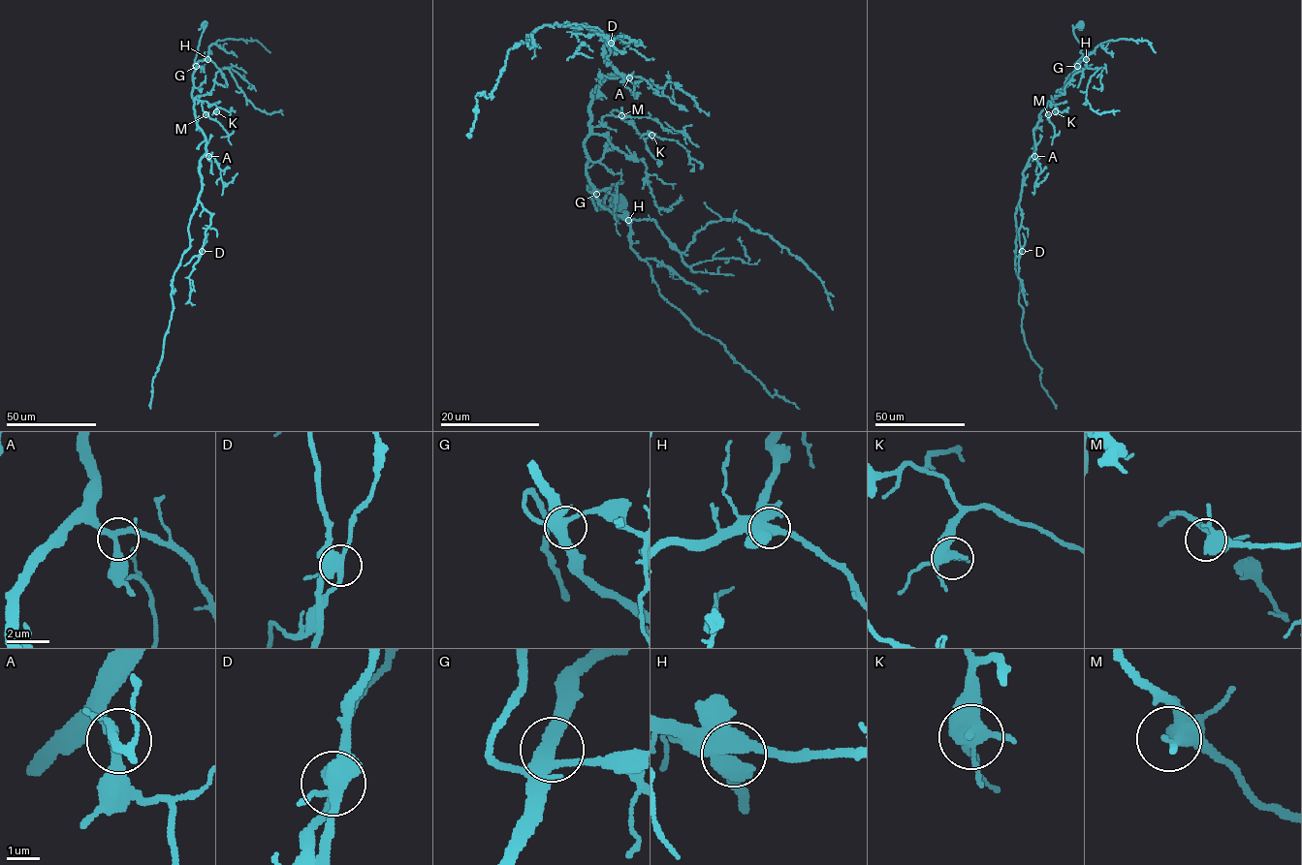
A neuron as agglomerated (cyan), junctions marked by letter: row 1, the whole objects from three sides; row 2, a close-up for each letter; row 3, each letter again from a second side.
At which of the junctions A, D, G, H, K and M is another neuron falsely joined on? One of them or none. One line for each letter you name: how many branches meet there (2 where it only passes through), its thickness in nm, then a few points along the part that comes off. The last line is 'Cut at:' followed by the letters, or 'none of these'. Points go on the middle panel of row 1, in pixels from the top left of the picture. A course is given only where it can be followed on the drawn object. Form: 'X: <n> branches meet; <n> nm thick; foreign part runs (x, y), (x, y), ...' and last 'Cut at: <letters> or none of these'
D: 5 branches meet; 400 nm thick; foreign part runs (611, 43), (593, 27), (583, 24), (563, 27)
Cut at: D

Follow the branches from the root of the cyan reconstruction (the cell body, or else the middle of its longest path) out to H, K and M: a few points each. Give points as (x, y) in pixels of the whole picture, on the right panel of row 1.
H: (1080, 26), (1073, 29), (1073, 33), (1083, 46), (1083, 55), (1074, 66), (1086, 59)
K: (1080, 26), (1073, 33), (1083, 46), (1083, 55), (1058, 96), (1048, 101), (1057, 105), (1055, 111)
M: (1080, 26), (1073, 33), (1083, 46), (1083, 55), (1058, 96), (1048, 100), (1048, 114)

